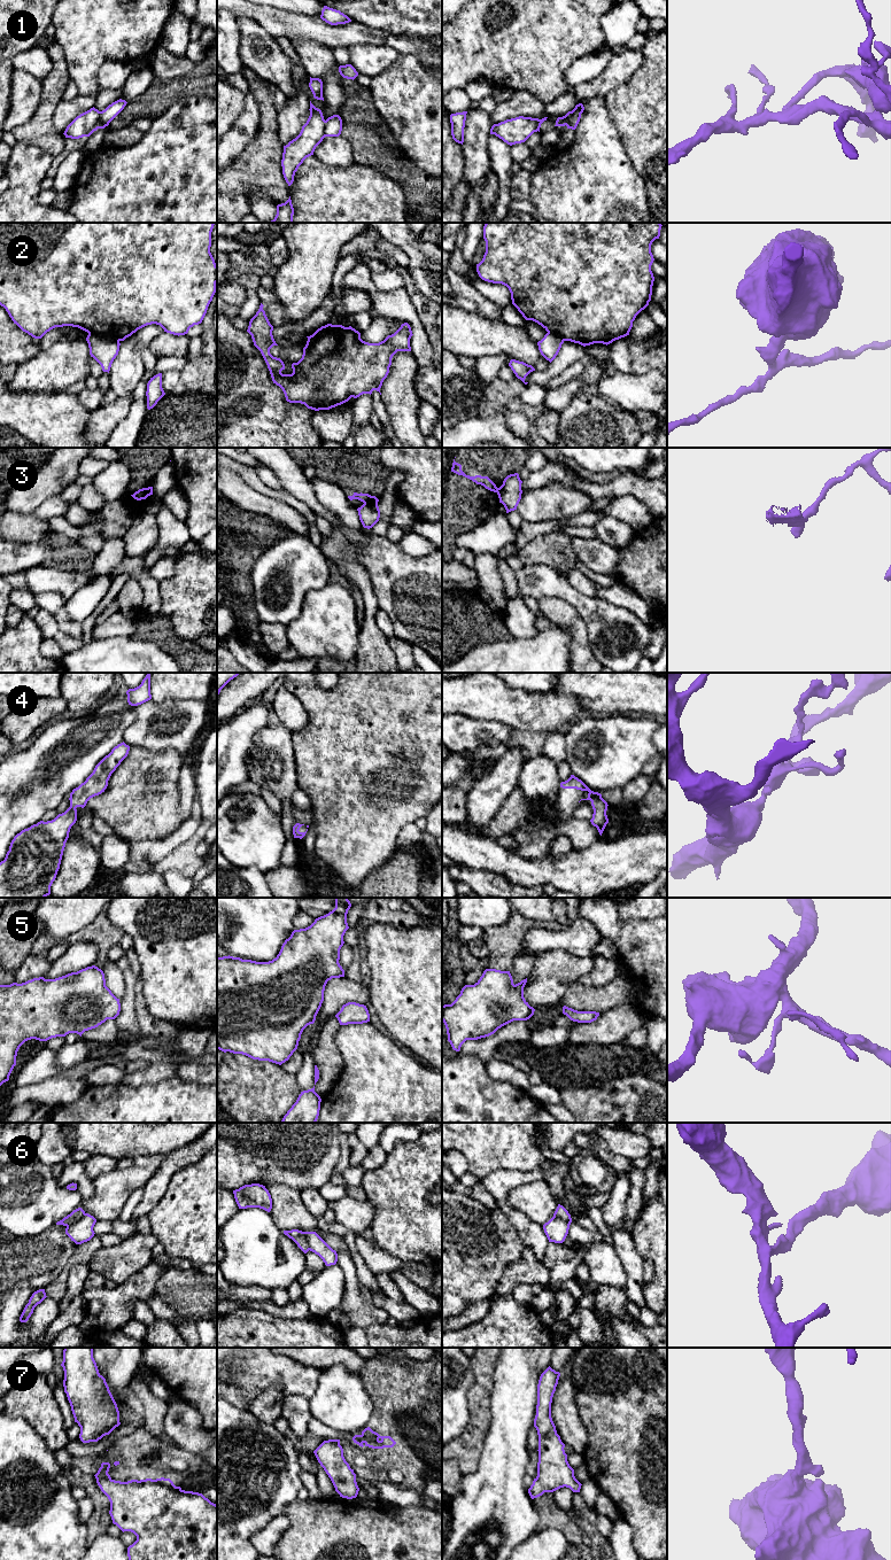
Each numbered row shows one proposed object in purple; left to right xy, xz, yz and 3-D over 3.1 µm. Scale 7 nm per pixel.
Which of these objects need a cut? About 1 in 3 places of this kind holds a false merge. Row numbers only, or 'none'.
1, 2, 3, 6

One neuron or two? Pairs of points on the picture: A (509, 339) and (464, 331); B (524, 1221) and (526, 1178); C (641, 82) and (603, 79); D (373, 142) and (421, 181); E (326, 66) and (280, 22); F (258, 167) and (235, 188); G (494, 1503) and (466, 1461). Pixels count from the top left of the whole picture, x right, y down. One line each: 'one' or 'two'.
A: one
B: one
C: two
D: one
E: two
F: one
G: two

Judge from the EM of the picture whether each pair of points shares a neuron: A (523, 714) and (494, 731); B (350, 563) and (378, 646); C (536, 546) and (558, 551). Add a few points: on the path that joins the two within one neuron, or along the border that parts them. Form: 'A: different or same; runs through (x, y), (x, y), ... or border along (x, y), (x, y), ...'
A: different; border along (480, 719), (493, 719), (513, 728)
B: same; runs through (363, 583), (370, 599), (370, 626)
C: same; runs through (542, 549), (552, 549)

